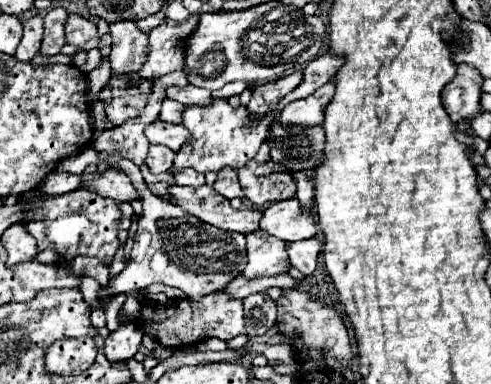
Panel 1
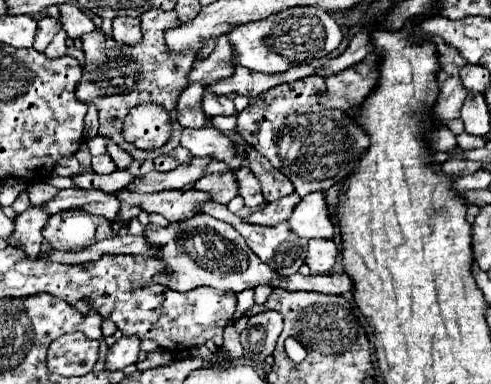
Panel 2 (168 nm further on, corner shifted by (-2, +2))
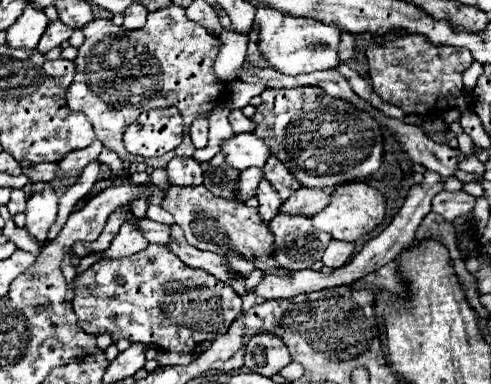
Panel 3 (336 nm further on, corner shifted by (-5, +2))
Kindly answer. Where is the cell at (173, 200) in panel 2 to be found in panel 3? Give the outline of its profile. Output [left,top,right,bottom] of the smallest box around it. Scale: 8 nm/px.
[163,186,291,276]

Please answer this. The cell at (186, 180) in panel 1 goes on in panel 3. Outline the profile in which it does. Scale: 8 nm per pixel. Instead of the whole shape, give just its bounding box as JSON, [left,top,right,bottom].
[239,168,263,200]

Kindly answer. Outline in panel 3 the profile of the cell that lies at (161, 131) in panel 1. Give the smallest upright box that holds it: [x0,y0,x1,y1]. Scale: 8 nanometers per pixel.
[223,134,271,168]

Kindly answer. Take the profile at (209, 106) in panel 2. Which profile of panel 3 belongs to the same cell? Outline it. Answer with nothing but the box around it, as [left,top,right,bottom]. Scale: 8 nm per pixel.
[229,110,255,134]

